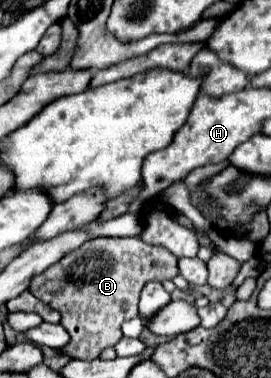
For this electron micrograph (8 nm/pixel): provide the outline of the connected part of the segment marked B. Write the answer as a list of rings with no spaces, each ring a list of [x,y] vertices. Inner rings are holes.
[[[133,236],[133,238],[95,238],[95,240],[87,240],[87,244],[75,248],[75,252],[69,252],[67,256],[63,256],[63,260],[55,262],[43,274],[35,276],[35,280],[31,280],[29,290],[33,296],[37,296],[41,302],[45,302],[47,306],[55,308],[61,314],[61,326],[71,336],[69,344],[59,348],[57,352],[65,354],[69,358],[93,360],[101,354],[103,348],[115,346],[117,340],[123,336],[121,324],[125,320],[131,320],[137,316],[137,304],[139,304],[139,294],[141,294],[143,286],[151,280],[155,280],[155,282],[173,280],[177,274],[179,274],[177,272],[177,258],[161,246],[145,244],[139,236]]]

